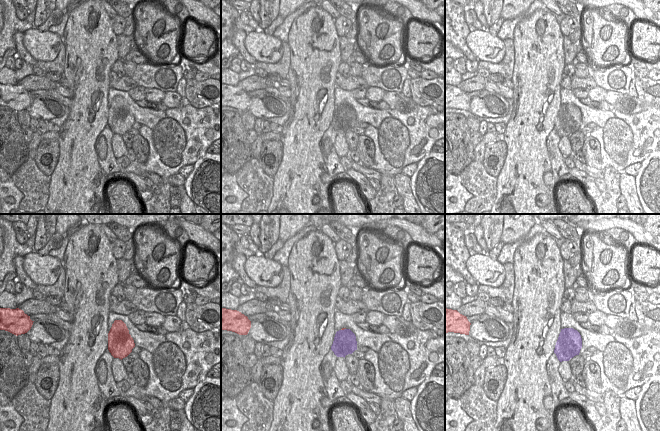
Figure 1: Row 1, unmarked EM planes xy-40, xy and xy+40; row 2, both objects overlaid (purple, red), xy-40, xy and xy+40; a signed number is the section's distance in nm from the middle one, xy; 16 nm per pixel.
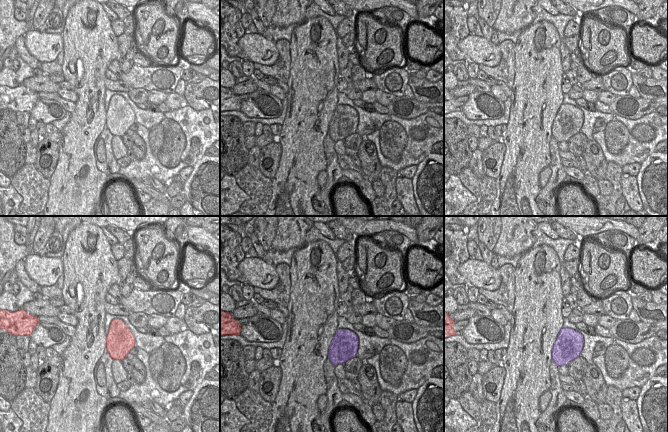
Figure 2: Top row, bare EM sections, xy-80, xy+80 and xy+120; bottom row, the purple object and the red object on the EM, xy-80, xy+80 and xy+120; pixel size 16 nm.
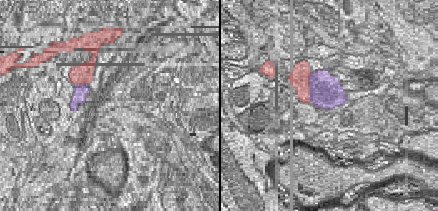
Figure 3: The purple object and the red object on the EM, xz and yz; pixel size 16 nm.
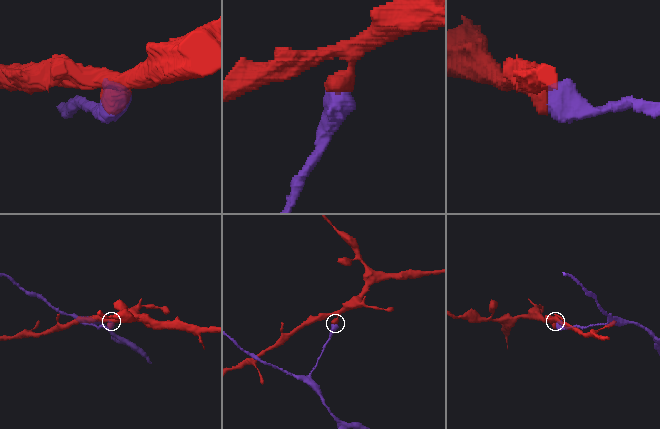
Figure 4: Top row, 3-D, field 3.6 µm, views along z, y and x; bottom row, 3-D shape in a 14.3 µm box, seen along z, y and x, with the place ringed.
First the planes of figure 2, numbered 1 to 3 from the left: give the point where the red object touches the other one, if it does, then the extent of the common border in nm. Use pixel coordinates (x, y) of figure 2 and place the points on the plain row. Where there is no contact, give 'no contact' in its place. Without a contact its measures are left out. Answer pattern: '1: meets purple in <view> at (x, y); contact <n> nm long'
1: no contact
2: no contact
3: no contact

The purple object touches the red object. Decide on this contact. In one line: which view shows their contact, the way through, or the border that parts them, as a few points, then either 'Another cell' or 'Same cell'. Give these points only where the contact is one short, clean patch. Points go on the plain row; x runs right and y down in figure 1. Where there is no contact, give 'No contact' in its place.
Touches purple in xy. Another cell

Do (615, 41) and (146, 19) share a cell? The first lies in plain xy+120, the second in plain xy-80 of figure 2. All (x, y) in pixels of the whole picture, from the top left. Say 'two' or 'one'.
one

